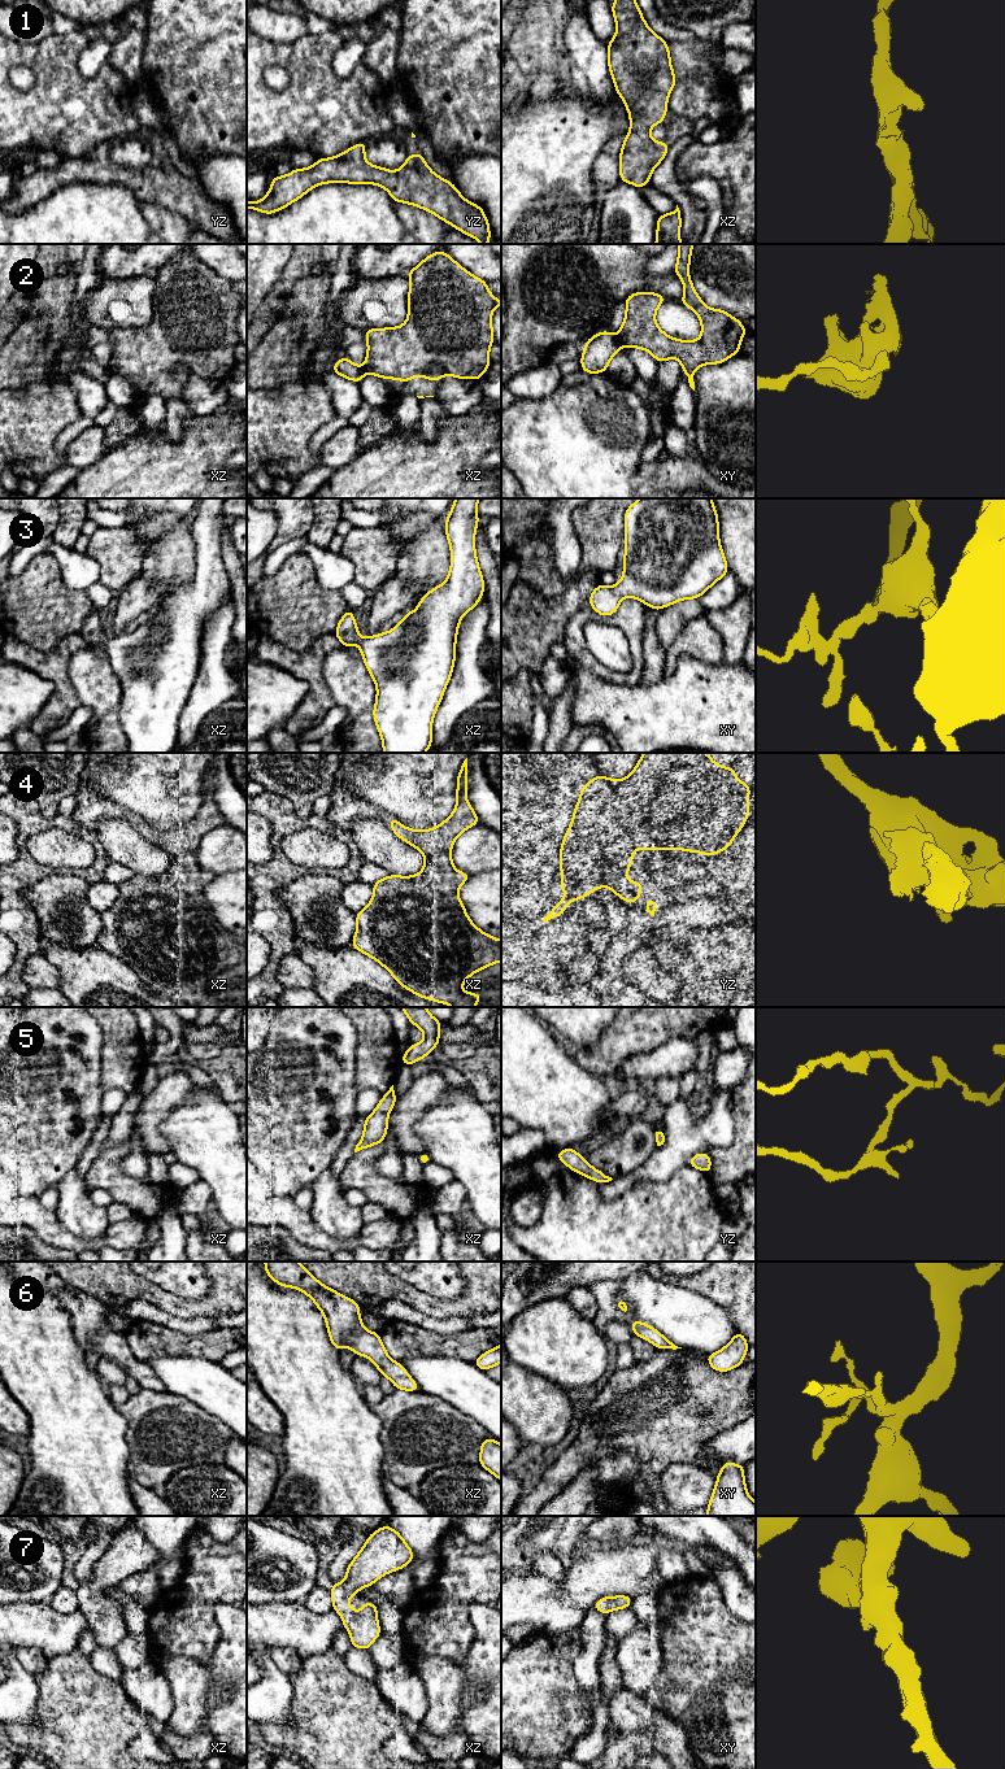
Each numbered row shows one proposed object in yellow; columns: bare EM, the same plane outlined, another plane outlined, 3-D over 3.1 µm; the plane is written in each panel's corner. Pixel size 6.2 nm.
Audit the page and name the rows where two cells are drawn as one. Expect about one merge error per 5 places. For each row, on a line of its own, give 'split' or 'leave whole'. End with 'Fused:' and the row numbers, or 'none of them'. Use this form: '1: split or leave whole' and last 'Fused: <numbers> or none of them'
1: leave whole
2: split
3: leave whole
4: leave whole
5: leave whole
6: leave whole
7: leave whole
Fused: 2

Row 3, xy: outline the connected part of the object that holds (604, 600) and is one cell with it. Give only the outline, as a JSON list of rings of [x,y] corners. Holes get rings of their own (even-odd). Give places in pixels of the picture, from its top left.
[[[639,498],[625,513],[623,575],[612,587],[599,584],[588,601],[602,616],[613,615],[622,598],[641,601],[656,611],[680,600],[700,598],[712,585],[728,572],[728,565],[719,543],[718,514],[712,498]]]

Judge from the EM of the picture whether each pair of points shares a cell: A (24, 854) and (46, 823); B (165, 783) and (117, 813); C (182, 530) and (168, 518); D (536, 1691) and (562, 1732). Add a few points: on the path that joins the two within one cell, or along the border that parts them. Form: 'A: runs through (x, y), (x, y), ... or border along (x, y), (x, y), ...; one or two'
A: runs through (22, 844), (22, 837), (35, 824); one
B: border along (98, 792), (136, 815); two
C: border along (185, 517), (175, 526), (165, 530), (152, 543); two
D: runs through (536, 1702), (536, 1706), (552, 1721); one

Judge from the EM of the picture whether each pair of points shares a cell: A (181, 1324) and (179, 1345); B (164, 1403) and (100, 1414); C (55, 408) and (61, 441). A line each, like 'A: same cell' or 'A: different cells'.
A: different cells
B: different cells
C: different cells

